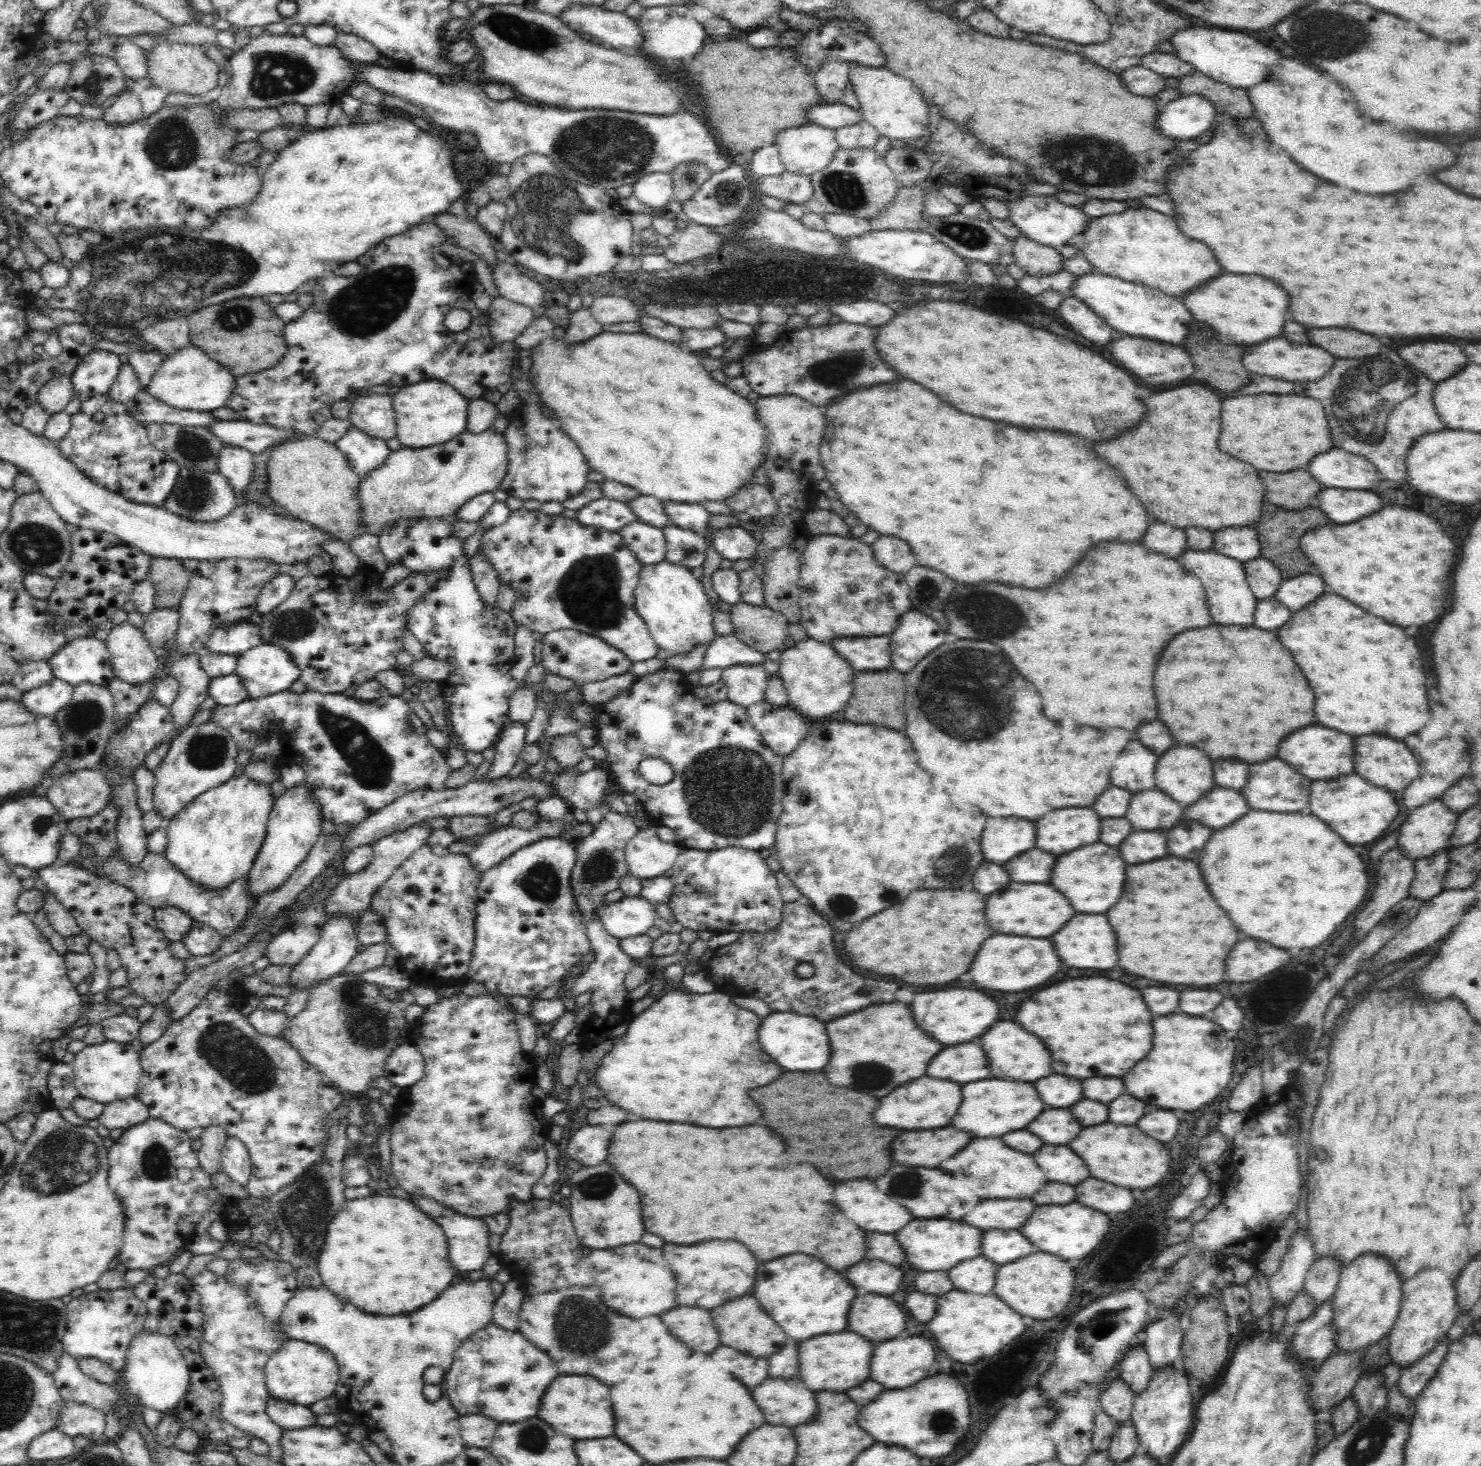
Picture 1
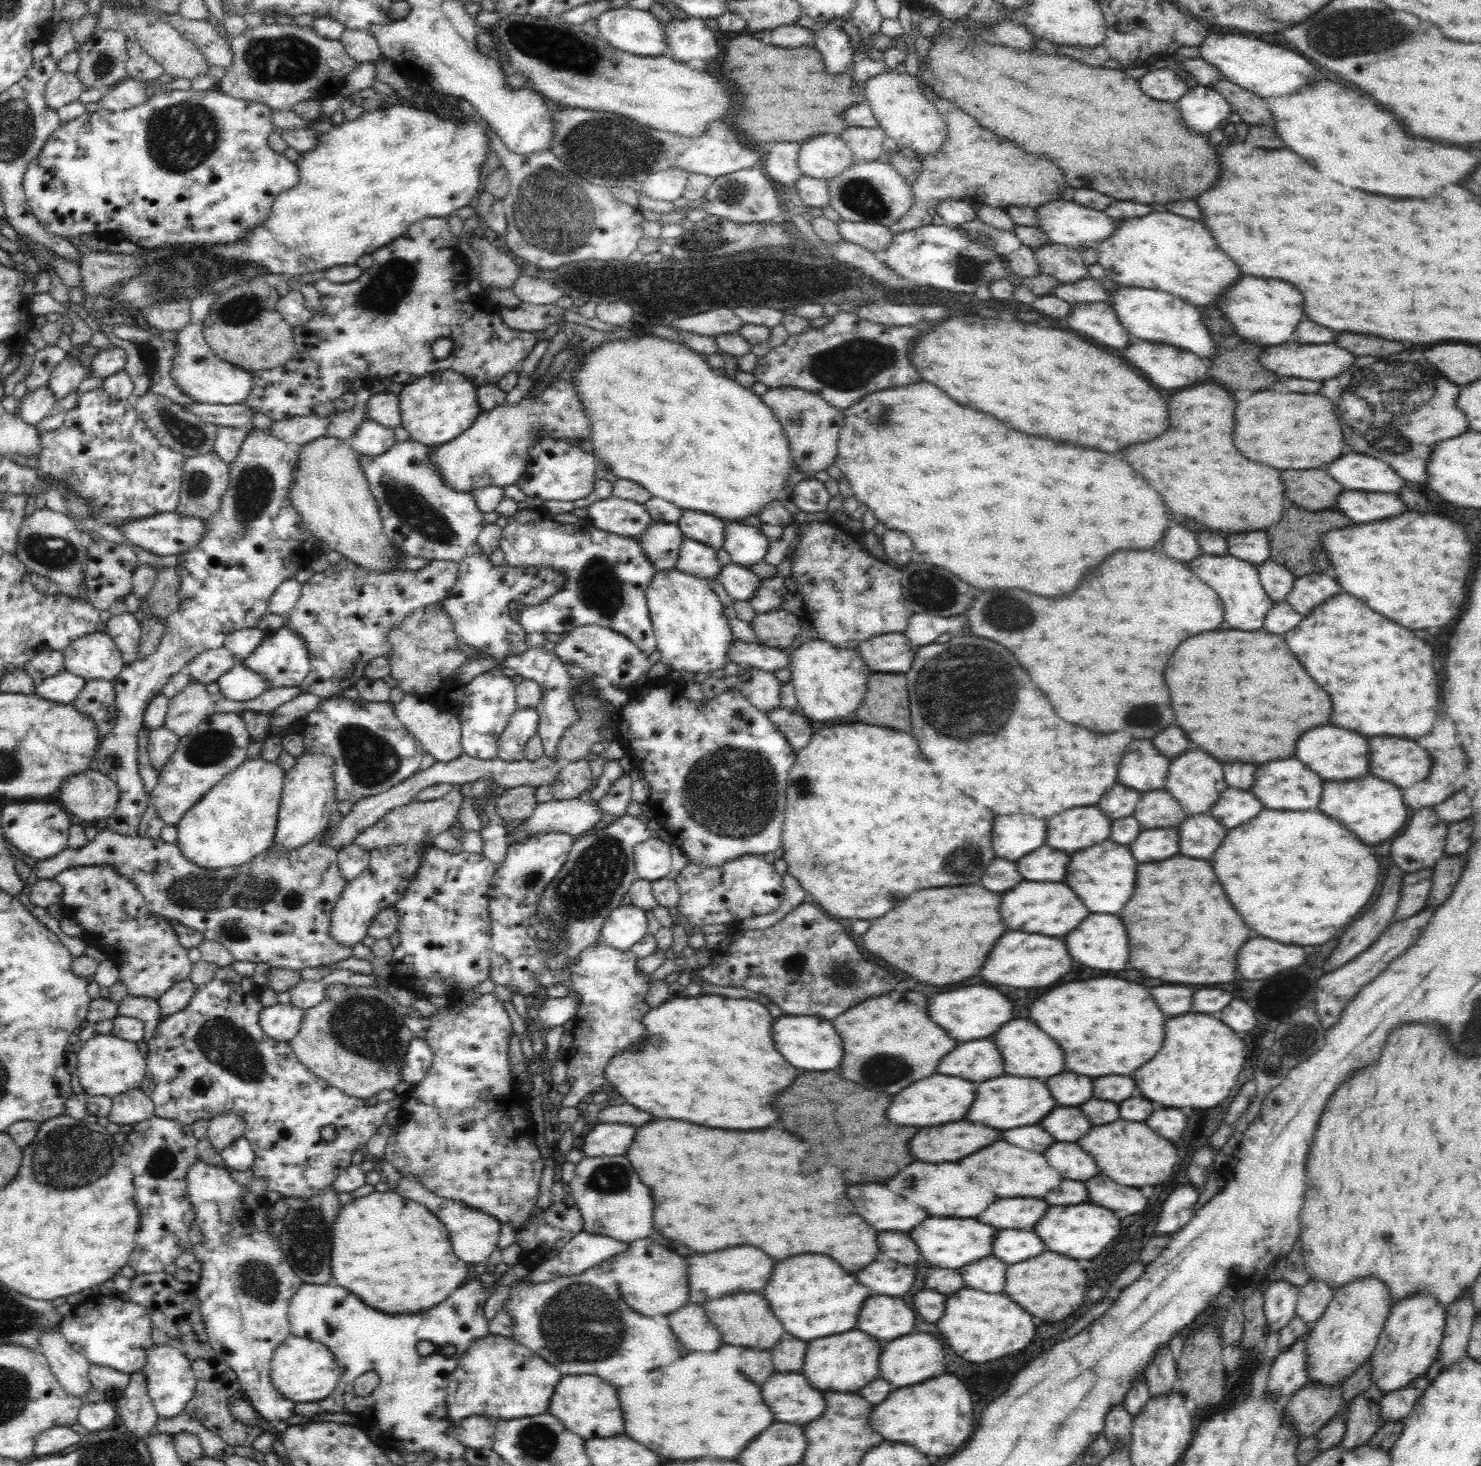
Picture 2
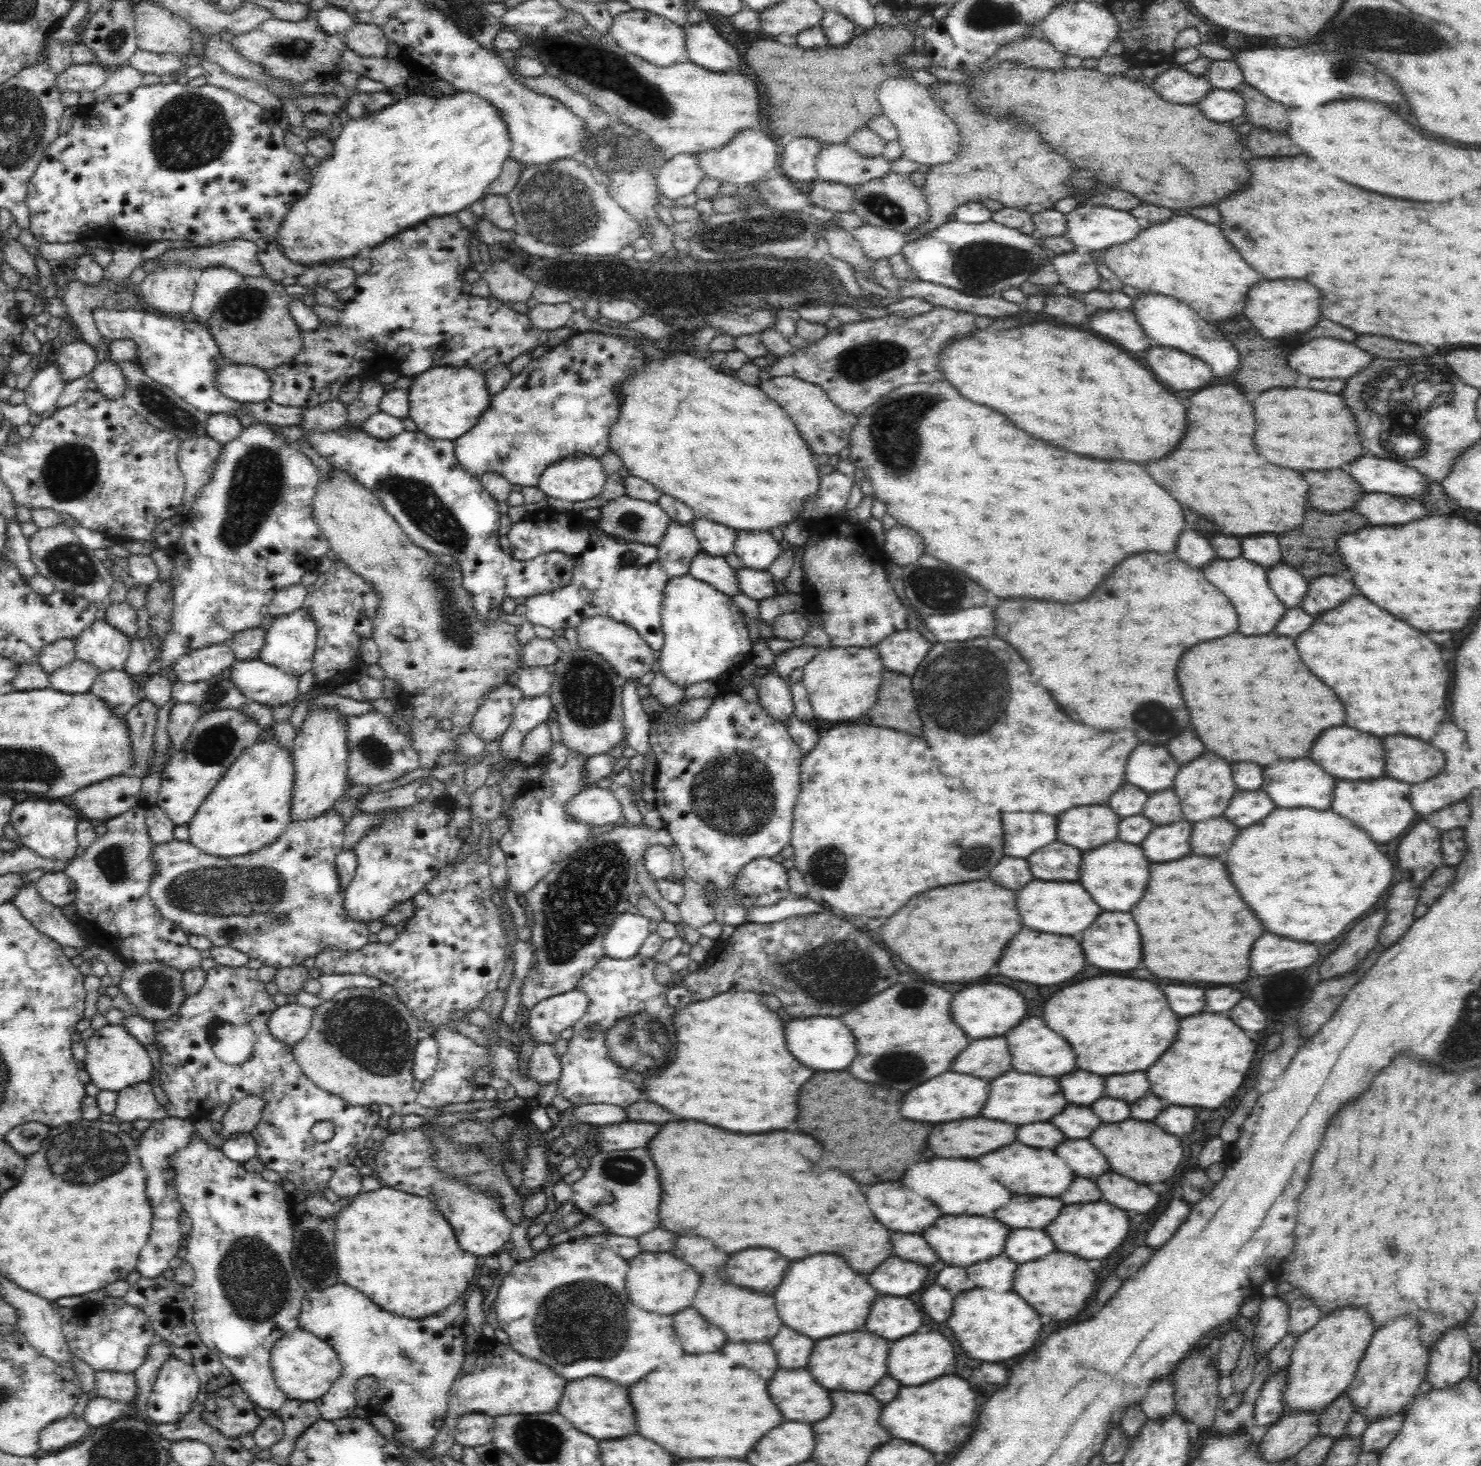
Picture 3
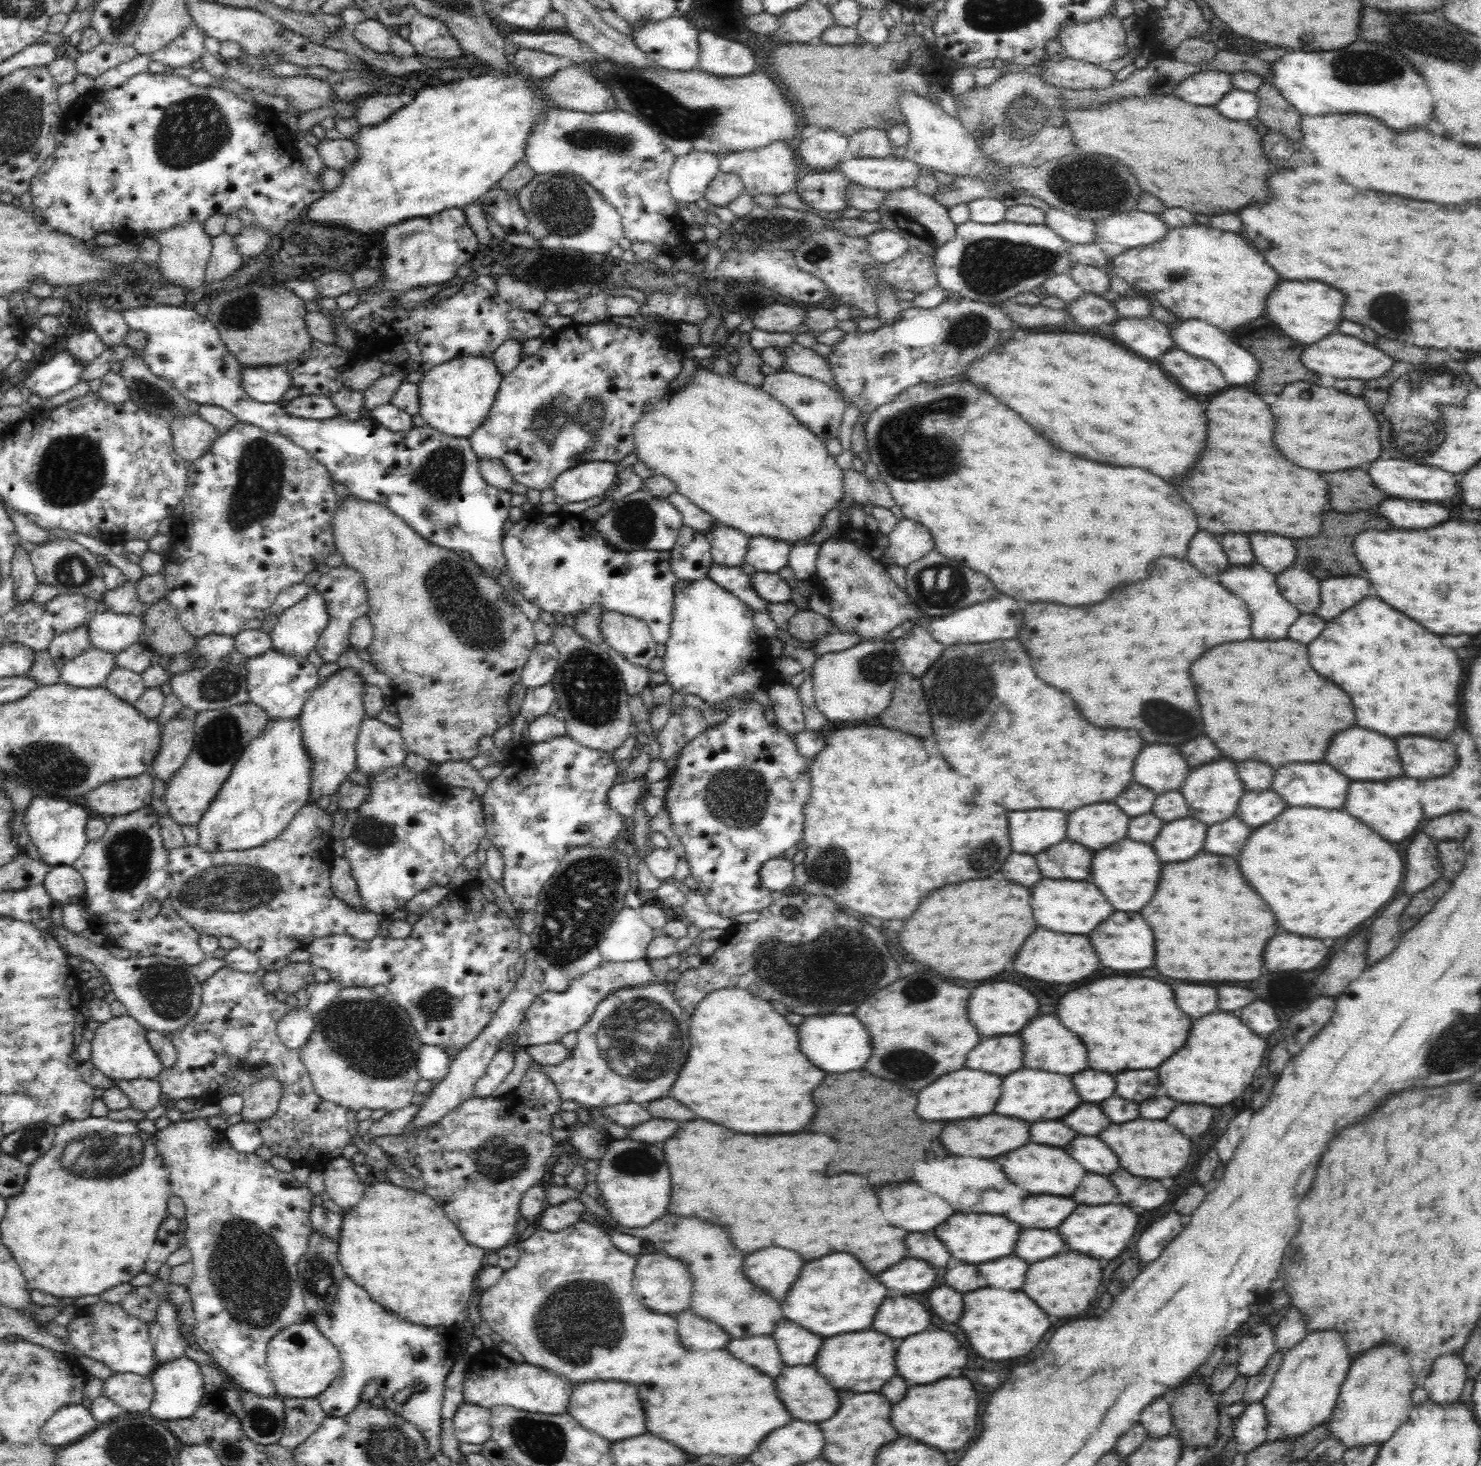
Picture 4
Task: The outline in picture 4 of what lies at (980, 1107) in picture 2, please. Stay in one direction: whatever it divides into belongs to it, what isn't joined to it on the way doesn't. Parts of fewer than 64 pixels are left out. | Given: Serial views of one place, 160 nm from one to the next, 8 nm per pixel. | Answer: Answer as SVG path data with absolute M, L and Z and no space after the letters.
M1020 1068L1002 1080L1002 1096L996 1102L994 1112L1000 1116L1020 1118L1026 1122L1040 1122L1040 1120L1060 1120L1062 1116L1070 1114L1076 1106L1080 1106L1080 1096L1072 1086L1070 1076Z

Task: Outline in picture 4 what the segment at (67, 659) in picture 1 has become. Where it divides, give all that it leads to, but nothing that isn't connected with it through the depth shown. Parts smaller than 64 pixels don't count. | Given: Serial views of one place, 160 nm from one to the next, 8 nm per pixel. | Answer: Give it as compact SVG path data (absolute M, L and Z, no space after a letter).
M97 612L87 626L90 647L116 656L128 646L142 641L142 615L116 615Z

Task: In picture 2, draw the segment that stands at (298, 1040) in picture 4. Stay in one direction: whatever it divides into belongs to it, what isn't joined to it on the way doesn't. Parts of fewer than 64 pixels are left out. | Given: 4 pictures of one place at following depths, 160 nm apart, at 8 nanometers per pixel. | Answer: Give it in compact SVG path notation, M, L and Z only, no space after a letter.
M276 1003L263 1008L259 1015L259 1025L265 1035L280 1043L288 1042L300 1028L303 1011L290 1003Z

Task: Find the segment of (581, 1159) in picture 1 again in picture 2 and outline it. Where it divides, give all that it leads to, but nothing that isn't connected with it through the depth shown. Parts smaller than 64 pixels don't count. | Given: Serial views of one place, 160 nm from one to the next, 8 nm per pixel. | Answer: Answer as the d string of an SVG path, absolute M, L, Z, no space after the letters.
M596 1123L586 1136L583 1137L584 1143L580 1151L584 1153L584 1158L616 1157L620 1156L620 1154L626 1154L628 1146L632 1144L632 1134L634 1132L636 1132L636 1128L626 1126L626 1124Z

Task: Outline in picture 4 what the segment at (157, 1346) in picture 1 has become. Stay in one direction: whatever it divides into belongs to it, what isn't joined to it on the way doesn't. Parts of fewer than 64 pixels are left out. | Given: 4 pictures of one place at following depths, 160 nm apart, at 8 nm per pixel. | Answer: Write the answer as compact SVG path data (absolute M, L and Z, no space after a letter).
M182 1357L160 1365L151 1375L154 1388L152 1403L148 1411L158 1420L184 1420L192 1417L204 1397L204 1382L199 1370L200 1364L195 1360Z

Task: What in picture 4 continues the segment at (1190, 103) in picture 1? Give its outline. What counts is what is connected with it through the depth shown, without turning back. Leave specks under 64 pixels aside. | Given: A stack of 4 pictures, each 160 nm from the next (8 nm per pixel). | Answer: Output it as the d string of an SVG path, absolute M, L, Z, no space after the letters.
M1232 88L1214 104L1214 107L1224 118L1235 121L1248 121L1256 116L1258 97L1254 95L1254 92Z

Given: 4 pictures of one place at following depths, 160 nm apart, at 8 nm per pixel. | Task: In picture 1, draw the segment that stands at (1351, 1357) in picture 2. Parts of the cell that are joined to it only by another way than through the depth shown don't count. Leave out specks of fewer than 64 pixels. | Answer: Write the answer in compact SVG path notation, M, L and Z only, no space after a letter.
M1362 1254L1342 1269L1333 1294L1333 1329L1337 1350L1360 1350L1378 1342L1394 1326L1401 1309L1403 1282L1390 1260Z

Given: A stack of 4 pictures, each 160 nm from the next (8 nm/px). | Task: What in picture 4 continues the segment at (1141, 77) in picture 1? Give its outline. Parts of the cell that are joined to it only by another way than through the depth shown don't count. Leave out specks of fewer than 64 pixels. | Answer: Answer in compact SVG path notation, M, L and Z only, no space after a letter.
M1202 71L1182 78L1172 95L1196 106L1211 106L1232 89L1230 75L1220 71Z

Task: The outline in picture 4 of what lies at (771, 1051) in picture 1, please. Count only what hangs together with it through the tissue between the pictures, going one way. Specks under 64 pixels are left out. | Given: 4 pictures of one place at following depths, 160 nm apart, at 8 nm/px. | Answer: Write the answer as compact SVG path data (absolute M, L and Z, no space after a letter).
M828 1014L828 1016L806 1018L798 1026L798 1038L800 1038L800 1052L806 1054L806 1058L814 1066L830 1074L842 1074L862 1069L872 1052L872 1047L868 1042L868 1031L864 1029L860 1021L854 1018L854 1015Z

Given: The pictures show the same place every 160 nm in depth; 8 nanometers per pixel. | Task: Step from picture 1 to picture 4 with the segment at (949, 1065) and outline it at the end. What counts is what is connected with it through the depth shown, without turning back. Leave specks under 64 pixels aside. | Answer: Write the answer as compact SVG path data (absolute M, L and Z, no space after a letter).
M1000 1036L982 1040L966 1058L966 1068L1006 1076L1022 1068L1022 1046L1018 1036Z

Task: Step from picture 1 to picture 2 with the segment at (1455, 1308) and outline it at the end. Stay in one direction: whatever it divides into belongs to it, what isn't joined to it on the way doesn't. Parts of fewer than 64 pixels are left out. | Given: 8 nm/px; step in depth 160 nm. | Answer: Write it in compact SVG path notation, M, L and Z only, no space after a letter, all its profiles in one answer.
M1416 1294L1402 1298L1402 1302L1398 1304L1395 1303L1369 1359L1374 1369L1374 1387L1378 1387L1382 1393L1390 1393L1405 1388L1416 1378L1426 1375L1439 1356L1446 1321L1446 1306L1442 1306L1432 1294Z

